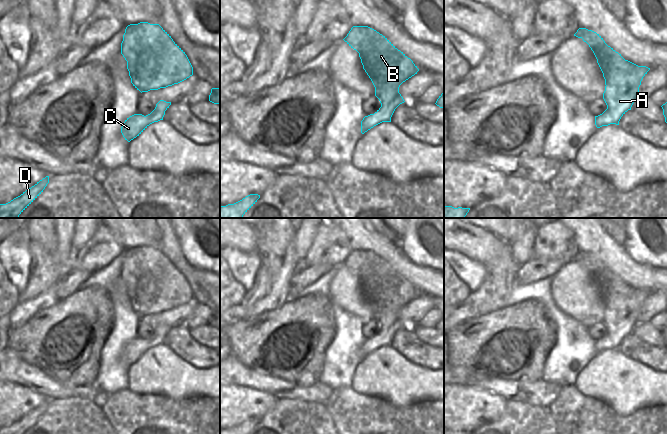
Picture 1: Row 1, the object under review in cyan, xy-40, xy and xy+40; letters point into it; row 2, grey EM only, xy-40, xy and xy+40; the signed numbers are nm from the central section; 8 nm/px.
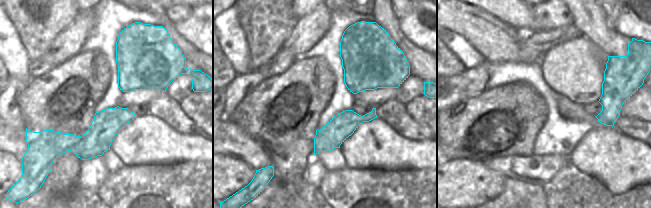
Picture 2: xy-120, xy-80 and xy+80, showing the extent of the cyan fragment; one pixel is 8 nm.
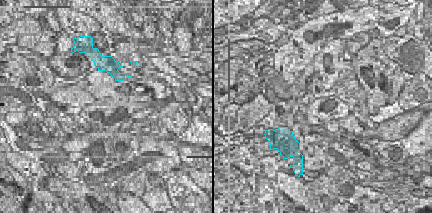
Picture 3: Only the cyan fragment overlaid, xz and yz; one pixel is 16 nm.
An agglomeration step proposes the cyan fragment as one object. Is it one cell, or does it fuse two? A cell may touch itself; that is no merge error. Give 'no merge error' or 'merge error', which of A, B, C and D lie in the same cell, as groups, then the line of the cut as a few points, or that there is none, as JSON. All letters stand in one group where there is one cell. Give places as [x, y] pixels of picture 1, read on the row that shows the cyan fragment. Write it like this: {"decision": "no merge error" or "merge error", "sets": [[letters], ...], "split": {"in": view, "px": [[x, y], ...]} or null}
{"decision": "merge error", "sets": [["A", "C", "D"], ["B"]], "split": {"in": "xy+40", "px": [[624, 59], [613, 65], [605, 84]]}}

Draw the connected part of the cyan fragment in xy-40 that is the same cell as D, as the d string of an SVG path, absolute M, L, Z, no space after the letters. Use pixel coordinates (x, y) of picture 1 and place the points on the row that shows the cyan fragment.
M46 176L34 186L6 204L0 204L0 218L18 218L19 215L43 192L49 183Z

